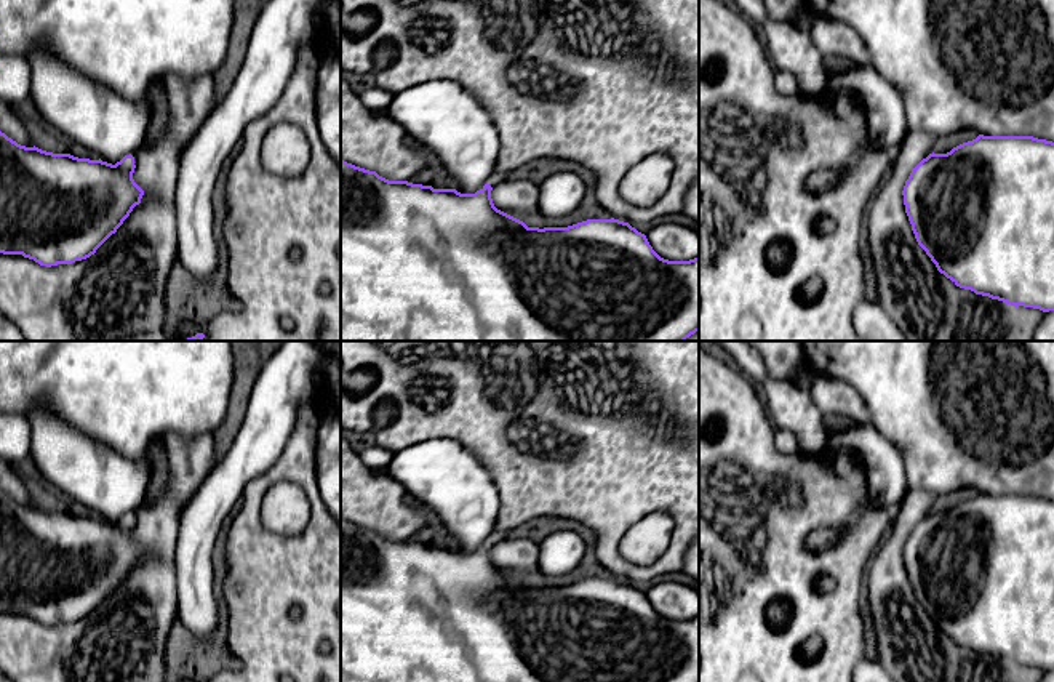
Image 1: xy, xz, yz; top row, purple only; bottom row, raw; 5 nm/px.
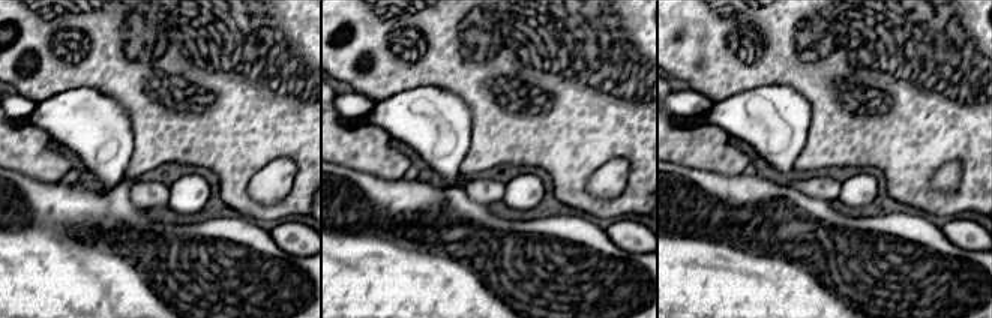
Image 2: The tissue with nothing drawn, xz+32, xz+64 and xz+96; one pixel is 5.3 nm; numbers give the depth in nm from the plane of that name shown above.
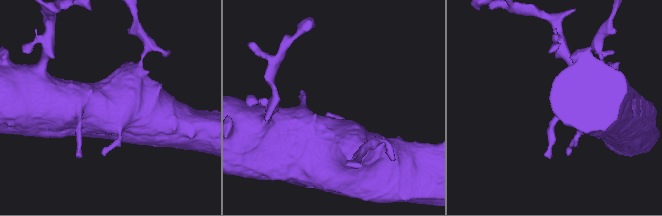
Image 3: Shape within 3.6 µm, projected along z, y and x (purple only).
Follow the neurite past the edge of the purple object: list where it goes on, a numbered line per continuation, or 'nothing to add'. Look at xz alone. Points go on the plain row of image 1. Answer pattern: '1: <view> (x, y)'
1: xz (498, 535)

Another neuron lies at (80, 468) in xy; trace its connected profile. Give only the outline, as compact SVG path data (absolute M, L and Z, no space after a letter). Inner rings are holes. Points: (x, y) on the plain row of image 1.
M43 407L32 408L30 458L40 479L102 520L115 524L146 498L149 459L130 459Z

